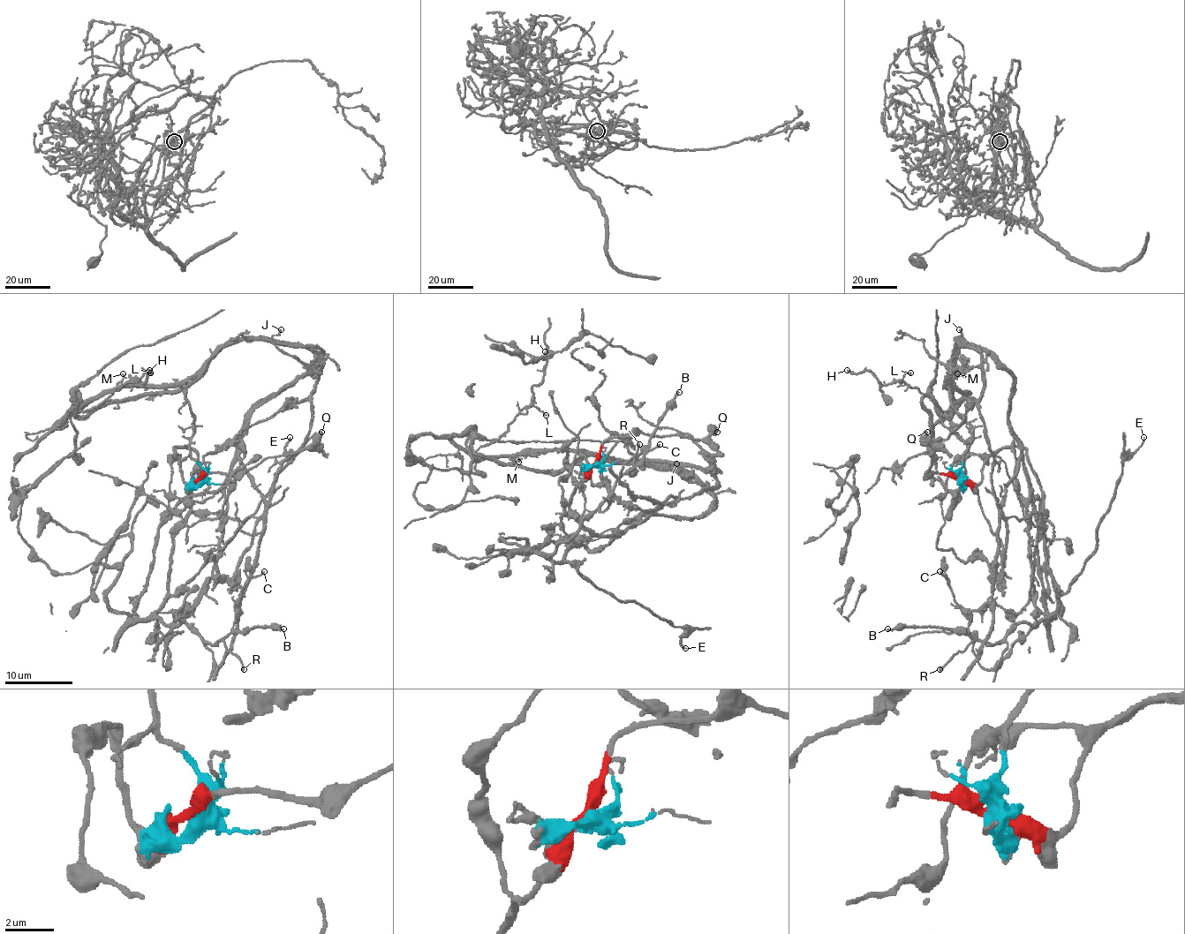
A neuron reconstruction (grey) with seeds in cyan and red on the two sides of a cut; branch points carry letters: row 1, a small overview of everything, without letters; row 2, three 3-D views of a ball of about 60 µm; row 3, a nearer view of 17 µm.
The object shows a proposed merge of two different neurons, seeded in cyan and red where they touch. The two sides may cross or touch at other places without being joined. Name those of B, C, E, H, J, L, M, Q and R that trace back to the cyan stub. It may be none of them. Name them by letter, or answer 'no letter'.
H, J, L, M

